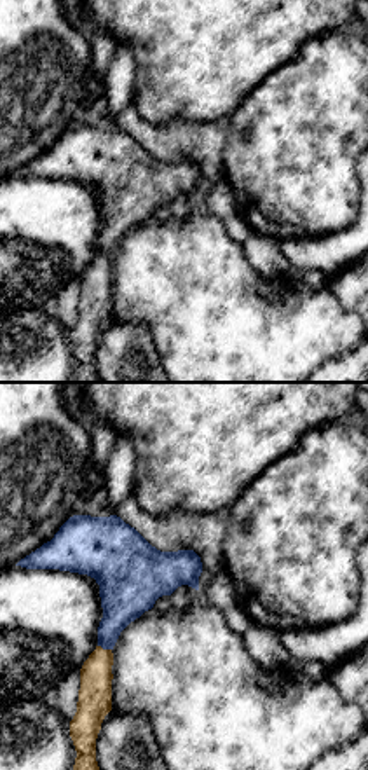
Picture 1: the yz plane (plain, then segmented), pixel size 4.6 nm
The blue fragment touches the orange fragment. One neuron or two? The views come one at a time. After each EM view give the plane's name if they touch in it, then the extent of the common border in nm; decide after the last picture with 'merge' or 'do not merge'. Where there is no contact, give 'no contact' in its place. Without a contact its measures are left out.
contact in yz; length 70 nm

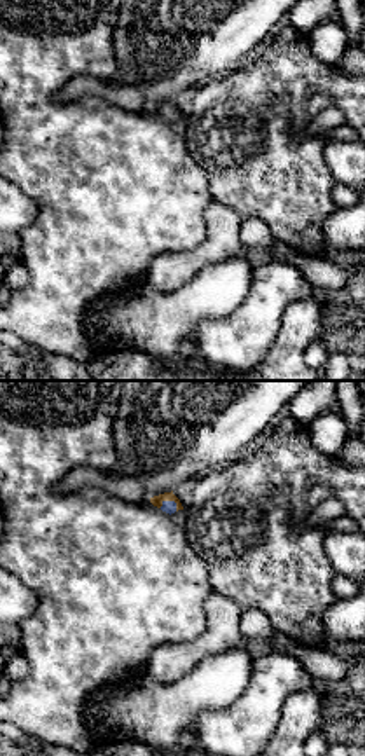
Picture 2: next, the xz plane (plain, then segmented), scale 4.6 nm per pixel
contact in xz; length 90 nm

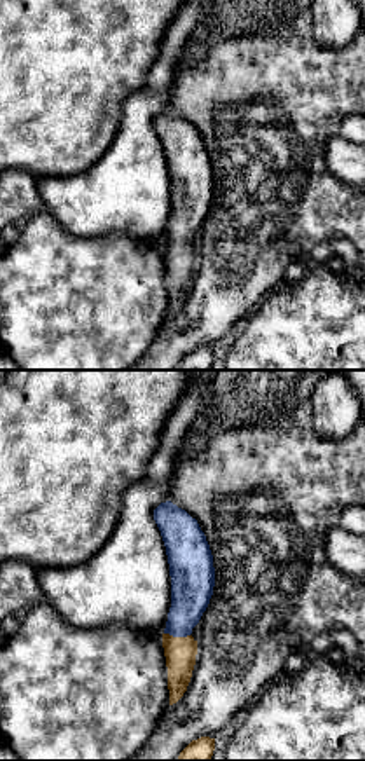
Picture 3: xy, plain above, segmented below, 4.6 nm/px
contact in xy; length 120 nm

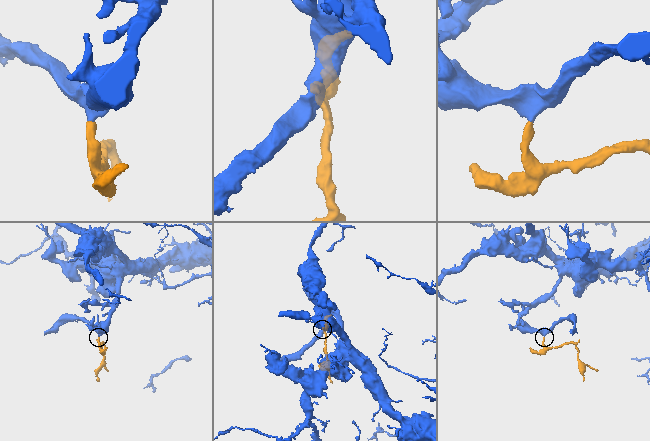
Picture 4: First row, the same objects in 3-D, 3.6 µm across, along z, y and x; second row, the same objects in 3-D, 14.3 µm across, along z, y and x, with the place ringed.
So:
merge

